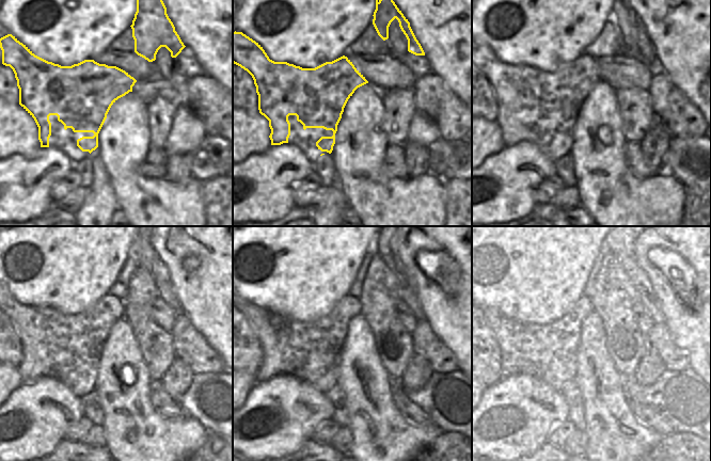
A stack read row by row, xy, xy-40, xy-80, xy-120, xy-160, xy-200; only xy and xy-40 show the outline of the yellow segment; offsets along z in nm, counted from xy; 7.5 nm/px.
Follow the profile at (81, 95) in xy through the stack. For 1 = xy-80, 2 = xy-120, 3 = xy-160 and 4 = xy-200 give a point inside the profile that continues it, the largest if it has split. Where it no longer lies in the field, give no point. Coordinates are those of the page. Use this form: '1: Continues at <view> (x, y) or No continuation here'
1: Continues at xy-80 (554, 99)
2: Continues at xy-120 (75, 339)
3: Continues at xy-160 (317, 345)
4: Continues at xy-200 (558, 346).

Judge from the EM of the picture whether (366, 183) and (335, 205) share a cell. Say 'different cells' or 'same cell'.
different cells

